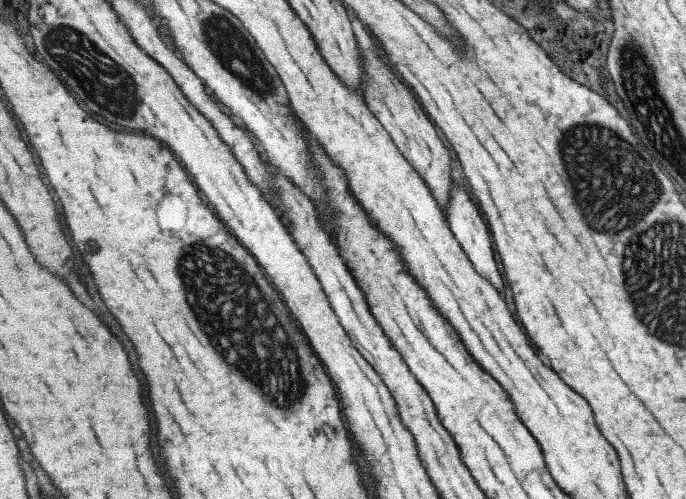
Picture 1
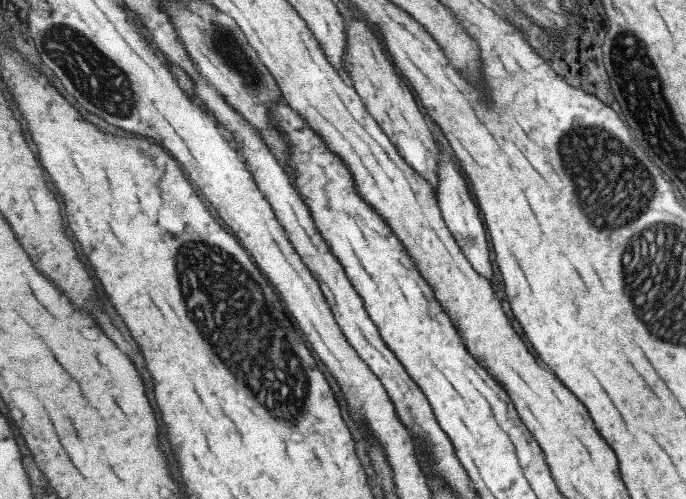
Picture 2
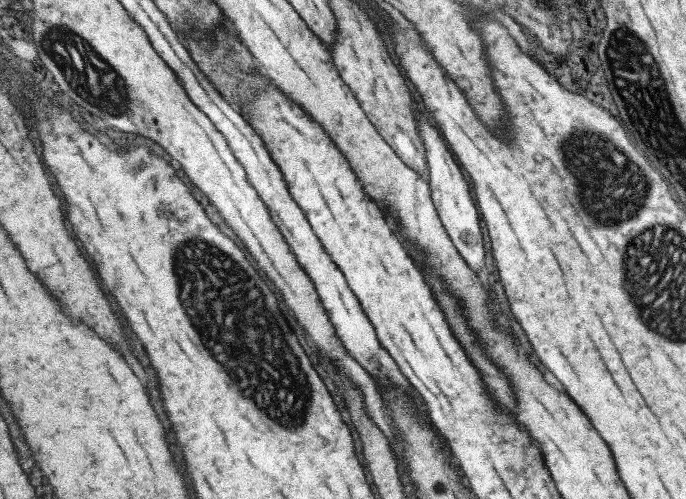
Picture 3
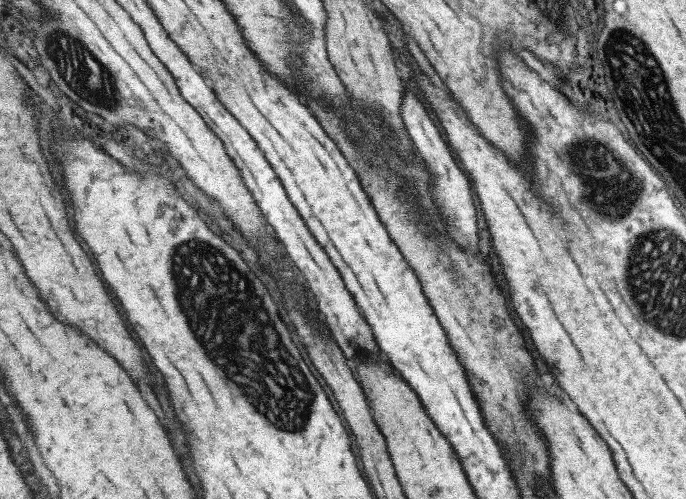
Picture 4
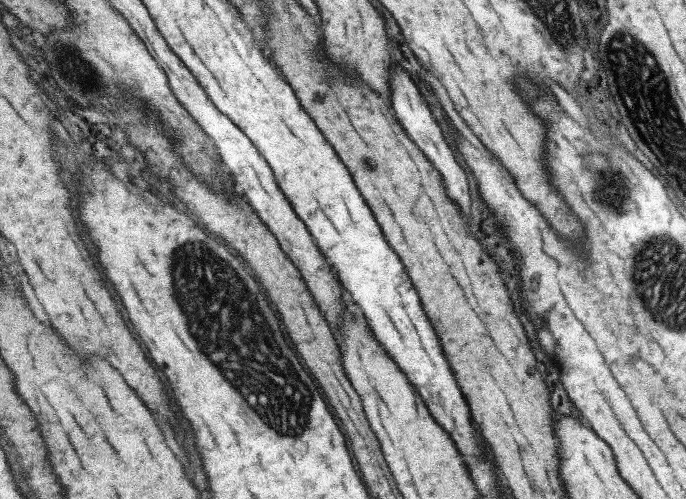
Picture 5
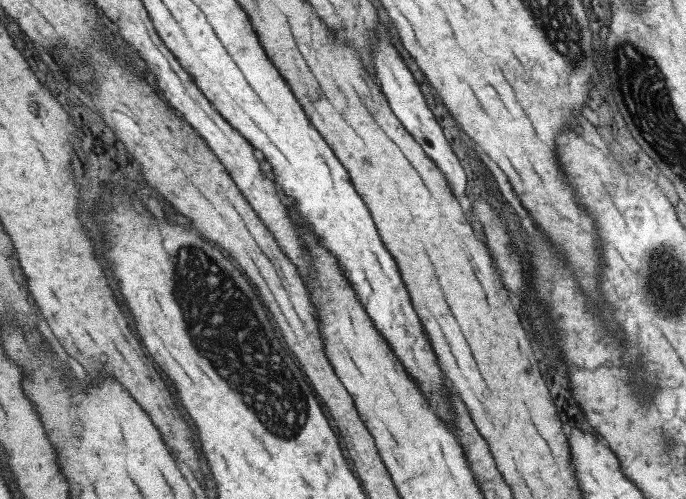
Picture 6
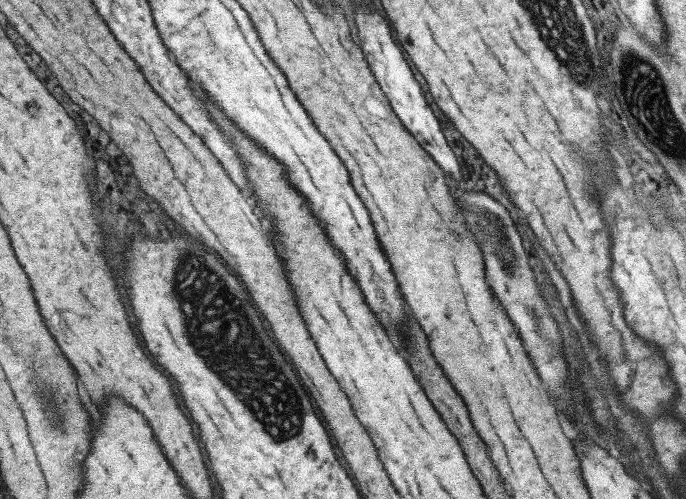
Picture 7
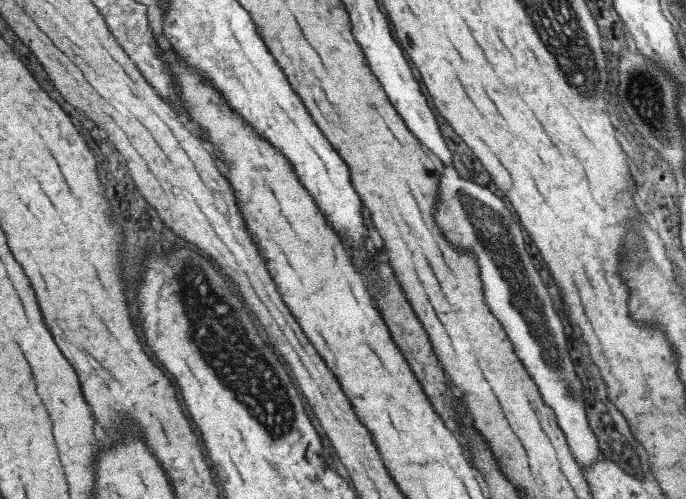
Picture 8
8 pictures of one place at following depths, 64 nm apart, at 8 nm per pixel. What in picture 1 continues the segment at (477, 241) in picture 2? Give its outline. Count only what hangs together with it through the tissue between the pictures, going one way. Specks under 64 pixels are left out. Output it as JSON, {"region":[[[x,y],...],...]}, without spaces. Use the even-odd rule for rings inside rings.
{"region":[[[454,182],[450,190],[450,201],[445,213],[451,230],[462,245],[463,250],[467,253],[467,256],[470,257],[476,270],[486,277],[487,280],[490,280],[491,284],[495,284],[500,291],[503,290],[503,278],[501,278],[499,264],[497,264],[497,258],[495,258],[495,248],[493,248],[491,234],[489,234],[490,228],[487,228],[485,220],[481,218],[479,207],[473,204],[473,200],[469,198],[469,194],[467,194],[467,190],[465,190],[465,186],[461,182]]]}

